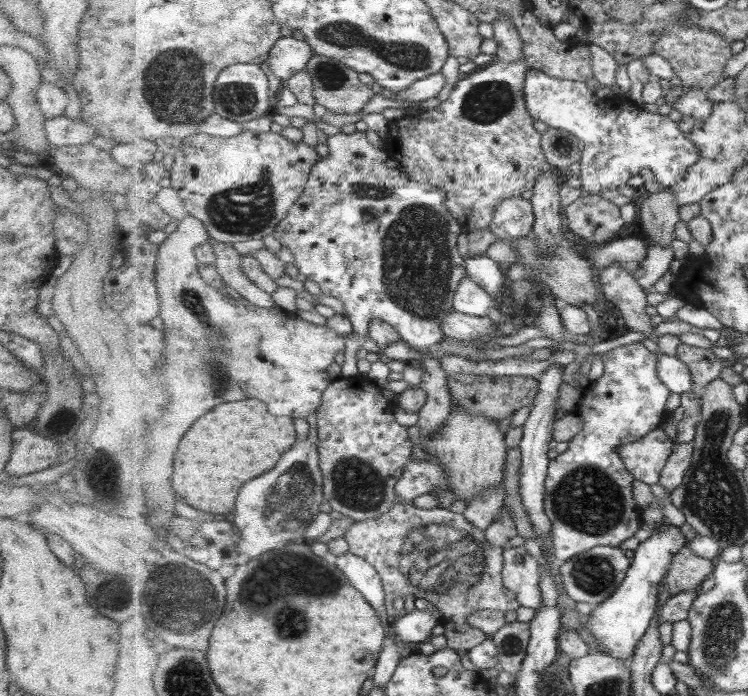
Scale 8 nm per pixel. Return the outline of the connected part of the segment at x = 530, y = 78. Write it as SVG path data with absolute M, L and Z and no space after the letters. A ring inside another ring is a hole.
M530 69L526 74L526 104L538 121L567 130L585 143L579 179L581 190L588 194L617 190L643 168L650 169L662 186L671 188L685 180L689 170L703 158L703 151L686 137L673 114L648 114L633 102L621 104L616 94L609 100L599 100L585 82L563 80L546 71Z

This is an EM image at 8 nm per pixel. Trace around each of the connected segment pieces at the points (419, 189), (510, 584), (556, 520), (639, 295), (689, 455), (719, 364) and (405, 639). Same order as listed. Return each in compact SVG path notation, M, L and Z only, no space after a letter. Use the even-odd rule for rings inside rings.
M355 132L353 134L339 133L330 136L327 139L326 145L329 147L330 153L316 164L314 170L311 172L310 181L307 183L305 194L303 194L295 203L295 206L291 208L289 216L278 224L278 229L273 236L280 242L281 246L290 250L294 256L293 262L297 266L299 272L305 275L307 280L316 282L325 297L335 297L343 301L344 314L354 324L354 332L352 333L353 337L347 337L345 361L341 366L342 378L355 377L360 374L359 368L357 368L357 352L359 352L359 348L363 346L363 342L367 340L367 336L370 336L370 324L376 318L392 324L393 328L396 328L397 332L402 336L402 340L420 354L420 360L417 365L424 370L425 375L420 387L428 392L428 401L419 412L417 425L420 430L422 430L422 434L436 434L449 420L455 402L453 394L451 394L450 391L450 384L448 383L449 375L447 370L444 369L443 359L431 354L431 346L433 346L433 344L444 343L443 336L445 336L445 334L443 334L442 331L443 319L447 318L447 316L454 311L456 290L467 275L466 259L463 259L463 256L461 256L459 244L457 244L457 238L466 231L463 229L463 226L459 224L458 219L455 218L447 208L446 191L441 190L437 186L433 186L431 183L422 183L407 177L407 174L403 172L403 166L400 166L399 162L391 158L385 147L371 144L371 142L367 140L367 134L365 134L365 132Z
M524 545L505 549L504 558L505 587L518 595L523 607L539 612L539 609L543 609L543 594L537 560L527 552Z
M641 341L613 349L603 355L604 375L590 382L583 391L574 413L583 419L583 430L570 440L564 453L549 465L546 478L545 506L552 522L553 554L561 563L596 546L619 548L641 528L641 507L634 497L636 478L627 470L620 450L657 430L667 420L667 400L671 390L658 374L659 352L650 352Z
M612 262L599 276L605 298L621 310L621 316L630 330L651 334L651 316L645 312L649 306L648 293L639 284L635 274Z
M694 442L674 445L674 452L671 453L670 460L663 469L659 484L670 492L681 486L693 464L695 447Z
M682 344L678 348L678 356L691 370L694 378L693 392L702 400L701 392L716 378L720 378L721 369L727 364L709 349L695 345Z
M435 607L433 612L413 610L400 619L392 620L390 631L394 632L399 642L407 646L427 643L433 636L433 628L441 624L443 612Z

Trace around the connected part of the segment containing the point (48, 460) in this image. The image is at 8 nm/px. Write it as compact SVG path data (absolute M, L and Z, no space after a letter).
M15 428L11 440L12 449L3 470L7 474L23 476L56 464L60 442L41 436L31 428Z

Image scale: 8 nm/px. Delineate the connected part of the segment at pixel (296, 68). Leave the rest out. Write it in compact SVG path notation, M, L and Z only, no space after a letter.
M285 36L277 41L270 52L269 68L281 82L288 81L298 72L306 70L314 55L313 47L305 40Z

